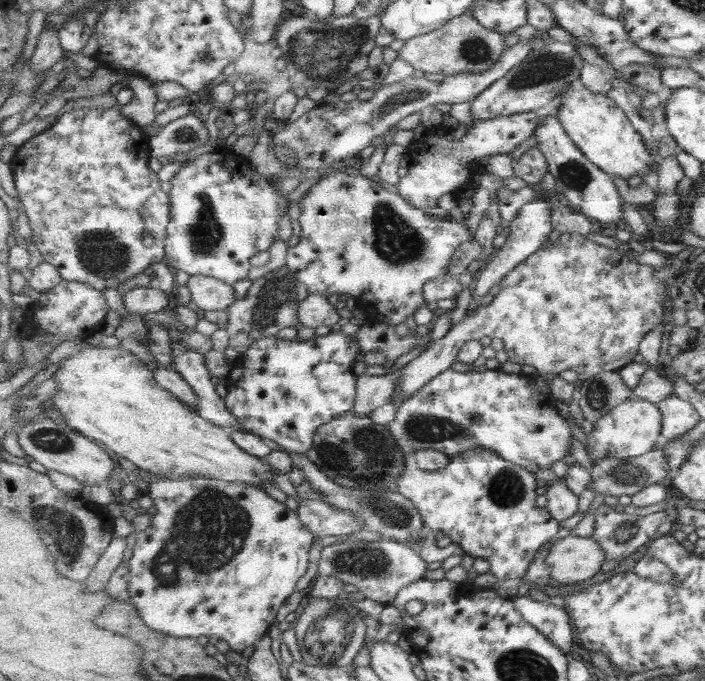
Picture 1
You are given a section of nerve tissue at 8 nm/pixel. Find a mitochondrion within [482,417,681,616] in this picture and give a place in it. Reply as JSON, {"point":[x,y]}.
{"point":[506,490]}

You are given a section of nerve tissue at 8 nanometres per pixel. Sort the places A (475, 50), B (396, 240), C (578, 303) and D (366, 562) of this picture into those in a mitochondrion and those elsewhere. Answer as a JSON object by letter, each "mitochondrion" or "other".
{"A":"mitochondrion","B":"mitochondrion","C":"mitochondrion","D":"mitochondrion"}

